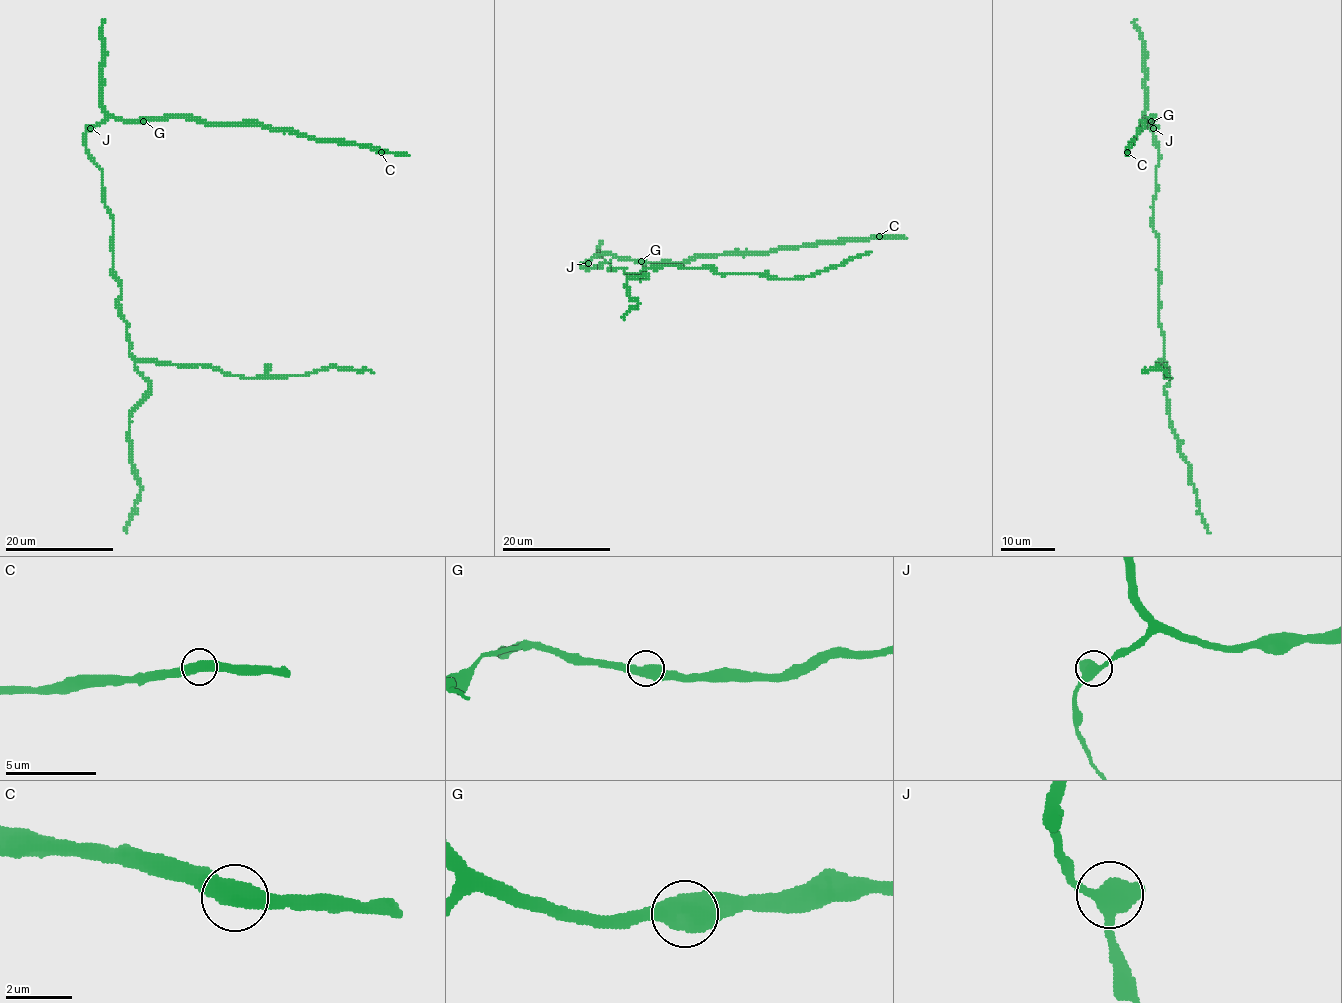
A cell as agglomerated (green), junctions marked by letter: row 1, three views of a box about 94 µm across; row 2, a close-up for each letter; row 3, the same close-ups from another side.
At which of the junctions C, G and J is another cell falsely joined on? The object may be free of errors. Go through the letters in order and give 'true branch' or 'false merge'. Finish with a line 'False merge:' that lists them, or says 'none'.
C: true branch
G: true branch
J: true branch
False merge: none

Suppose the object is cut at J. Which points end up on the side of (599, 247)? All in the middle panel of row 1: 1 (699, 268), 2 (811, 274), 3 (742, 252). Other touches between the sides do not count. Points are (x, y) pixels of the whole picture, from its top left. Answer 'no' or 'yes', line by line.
1: no
2: no
3: yes

